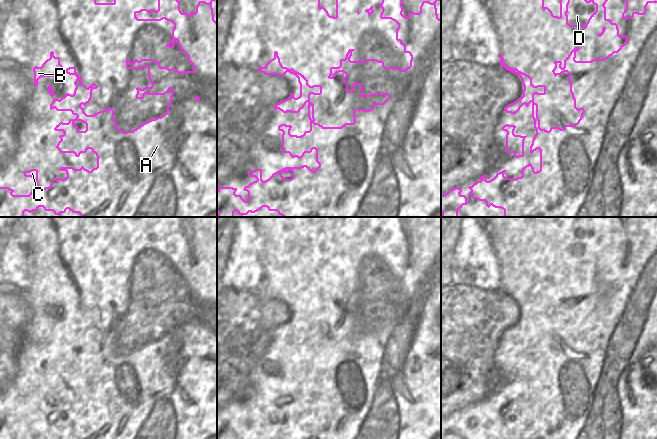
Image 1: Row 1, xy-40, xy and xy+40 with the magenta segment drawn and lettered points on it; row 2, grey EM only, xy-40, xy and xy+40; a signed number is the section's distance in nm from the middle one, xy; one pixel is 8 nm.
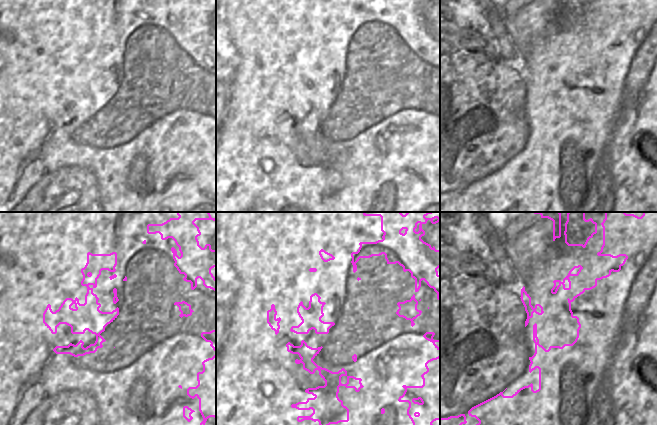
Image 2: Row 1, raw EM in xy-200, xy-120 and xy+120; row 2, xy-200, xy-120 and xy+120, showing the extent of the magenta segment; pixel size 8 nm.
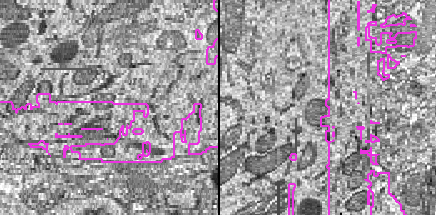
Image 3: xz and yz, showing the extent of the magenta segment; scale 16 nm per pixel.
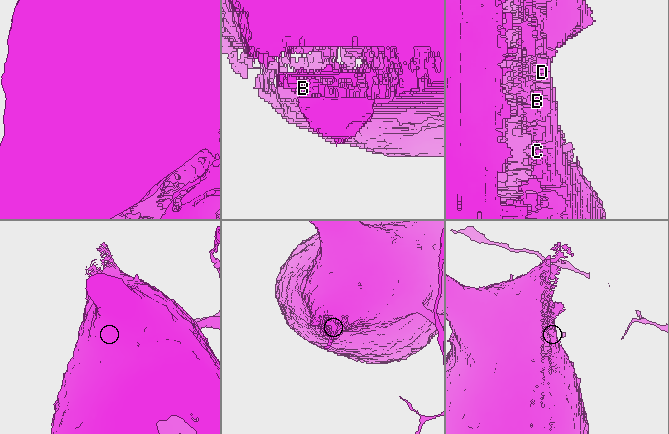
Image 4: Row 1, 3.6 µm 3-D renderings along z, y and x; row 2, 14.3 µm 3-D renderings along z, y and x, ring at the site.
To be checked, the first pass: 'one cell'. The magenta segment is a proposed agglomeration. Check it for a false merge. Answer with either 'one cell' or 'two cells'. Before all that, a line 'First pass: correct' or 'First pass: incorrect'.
First pass: correct
one cell

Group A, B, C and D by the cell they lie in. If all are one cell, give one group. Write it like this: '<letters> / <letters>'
A B C D

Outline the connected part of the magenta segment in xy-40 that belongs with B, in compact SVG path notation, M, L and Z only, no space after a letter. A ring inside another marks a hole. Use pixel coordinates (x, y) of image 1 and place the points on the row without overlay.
M153 217L158 220L158 234L147 234L141 233L139 235L134 236L134 242L137 245L161 245L163 243L167 245L171 245L174 248L174 252L172 254L172 264L169 265L166 270L173 273L174 266L177 264L180 270L180 276L185 277L188 280L188 286L192 288L194 294L193 295L185 295L181 297L175 292L167 292L161 291L159 285L155 285L153 283L141 283L138 285L137 283L134 284L133 287L130 284L126 283L126 292L127 293L141 293L143 291L148 292L148 302L152 308L151 311L145 311L143 313L137 311L137 323L143 323L144 319L165 319L172 314L172 318L170 320L170 326L166 332L167 336L162 339L161 341L157 341L155 343L151 343L133 355L124 356L118 352L115 344L114 344L114 334L109 331L103 335L99 335L93 339L87 339L84 336L84 332L81 331L83 328L86 330L87 327L90 326L92 322L92 314L97 313L98 310L93 307L88 312L83 308L82 303L76 296L75 291L69 291L65 293L60 288L60 282L54 280L54 276L50 276L50 282L47 283L41 291L35 290L33 292L34 296L34 310L38 310L38 304L41 301L59 301L61 297L67 297L69 299L75 299L77 301L76 305L74 306L76 312L74 314L74 318L71 319L67 317L64 319L60 324L54 323L50 328L50 333L56 333L57 335L71 335L73 339L77 341L75 343L70 343L68 347L60 346L54 352L55 355L63 355L64 358L60 359L60 365L58 366L56 372L61 377L74 377L76 381L79 381L81 377L86 377L88 373L91 373L93 377L97 380L97 391L93 392L91 395L85 393L81 390L80 393L75 393L73 391L61 391L60 395L65 395L67 401L65 403L57 402L53 403L49 411L43 412L41 409L38 408L38 394L31 393L29 395L24 396L25 401L31 401L34 404L34 410L29 419L13 419L13 413L9 411L0 411L0 439L24 439L24 436L27 435L29 437L33 435L37 435L39 431L43 431L45 435L53 435L55 439L59 439L61 437L65 437L67 433L72 435L73 437L79 437L80 439L217 439L217 246L214 244L212 226L217 225L217 222L212 223L209 227L205 225L199 225L196 230L196 236L191 236L189 239L184 236L182 237L180 234L180 226L177 224L178 218L177 217ZM75 345L81 345L86 348L85 355L79 355L78 350L74 348Z

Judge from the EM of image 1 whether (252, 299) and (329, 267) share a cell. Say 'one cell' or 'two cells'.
two cells

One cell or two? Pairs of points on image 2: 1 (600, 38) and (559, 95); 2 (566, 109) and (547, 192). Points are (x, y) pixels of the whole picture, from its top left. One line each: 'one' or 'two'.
1: one
2: one

